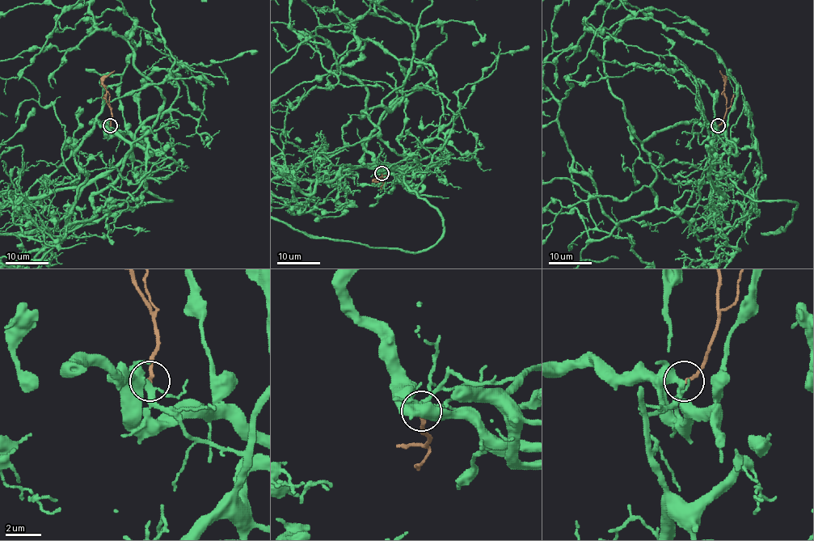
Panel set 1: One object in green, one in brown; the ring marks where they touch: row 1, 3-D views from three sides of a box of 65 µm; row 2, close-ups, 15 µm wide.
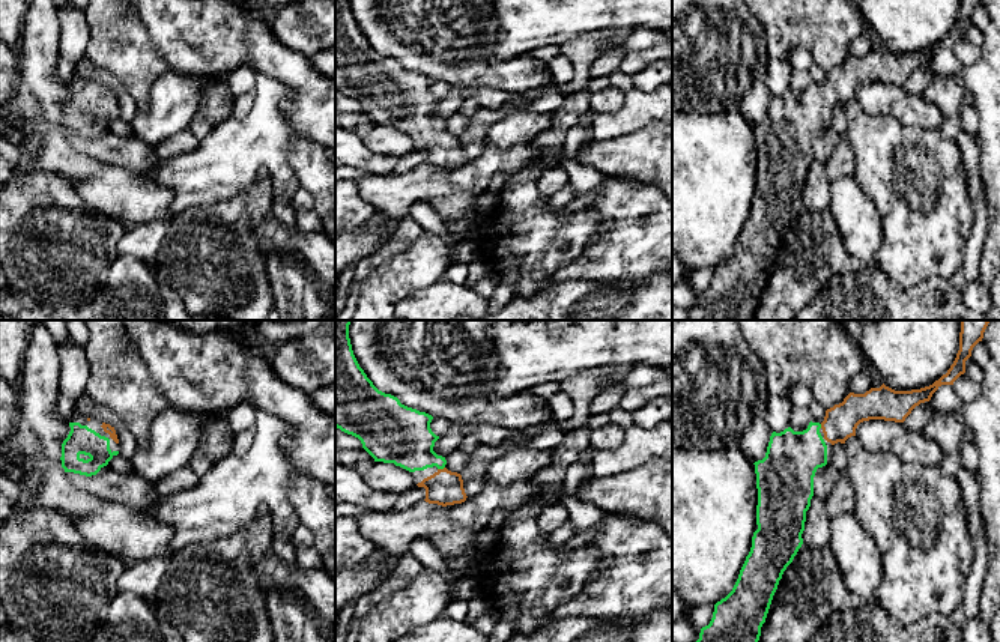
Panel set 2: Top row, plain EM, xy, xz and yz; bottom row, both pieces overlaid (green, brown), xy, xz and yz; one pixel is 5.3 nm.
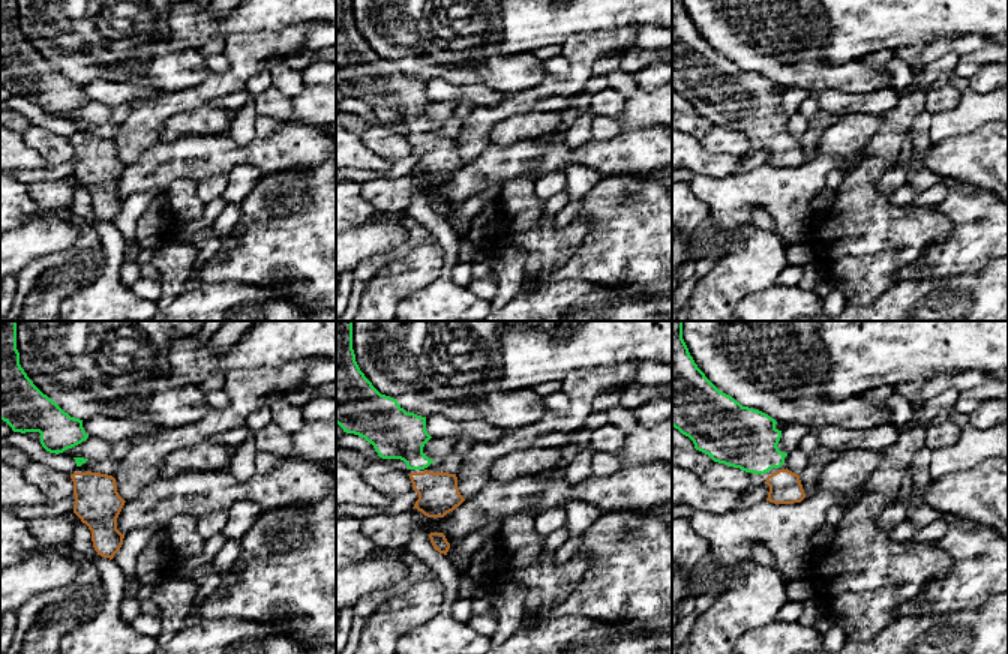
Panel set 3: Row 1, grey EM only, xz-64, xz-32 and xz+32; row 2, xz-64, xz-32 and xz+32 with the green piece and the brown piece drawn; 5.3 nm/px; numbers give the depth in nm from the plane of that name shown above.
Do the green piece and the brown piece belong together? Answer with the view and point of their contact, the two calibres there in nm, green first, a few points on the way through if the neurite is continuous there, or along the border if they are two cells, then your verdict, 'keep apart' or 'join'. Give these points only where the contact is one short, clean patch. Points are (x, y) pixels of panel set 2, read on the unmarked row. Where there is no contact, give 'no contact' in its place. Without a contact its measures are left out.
meets green in xz at (441, 131); 300 nm thick on the green side, 190 nm on the other; runs through xz (405, 101), (441, 131), (444, 151); join

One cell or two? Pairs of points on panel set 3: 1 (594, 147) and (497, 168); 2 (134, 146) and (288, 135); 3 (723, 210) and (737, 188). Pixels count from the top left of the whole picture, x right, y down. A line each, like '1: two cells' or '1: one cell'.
1: one cell
2: two cells
3: one cell

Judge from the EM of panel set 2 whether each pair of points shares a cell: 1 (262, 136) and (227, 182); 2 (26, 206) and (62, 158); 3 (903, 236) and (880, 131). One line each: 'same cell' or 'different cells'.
1: same cell
2: different cells
3: same cell

